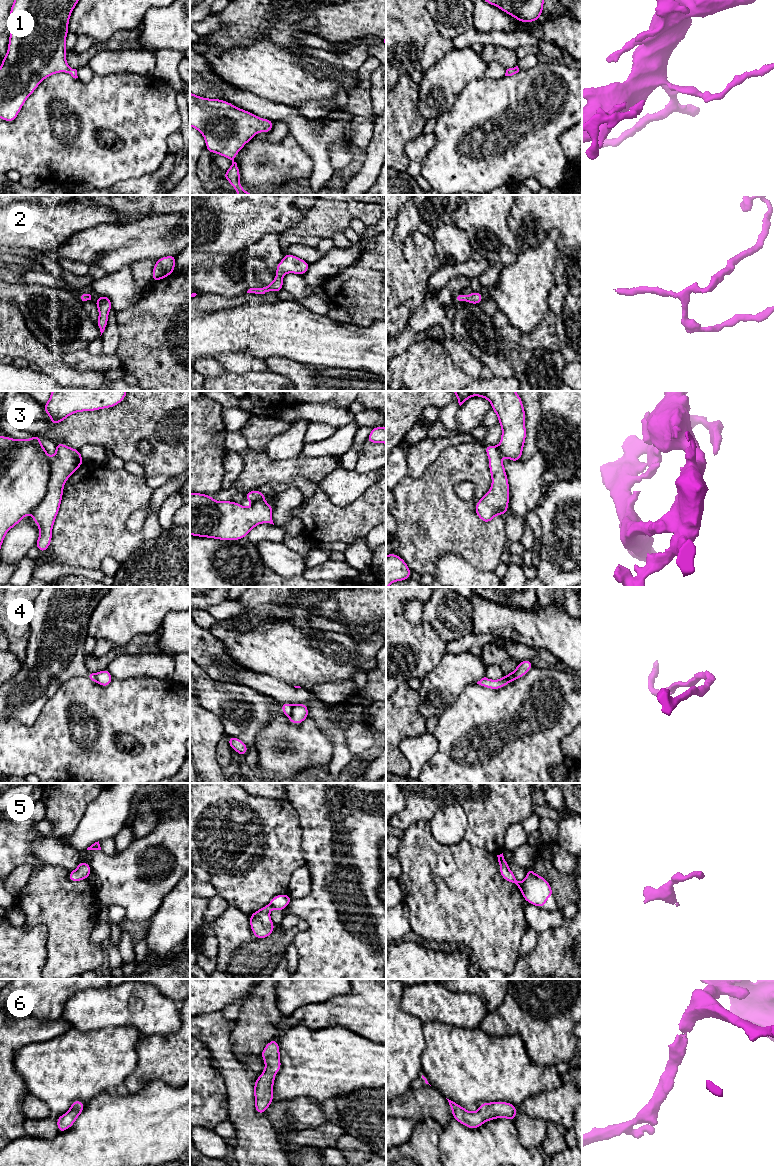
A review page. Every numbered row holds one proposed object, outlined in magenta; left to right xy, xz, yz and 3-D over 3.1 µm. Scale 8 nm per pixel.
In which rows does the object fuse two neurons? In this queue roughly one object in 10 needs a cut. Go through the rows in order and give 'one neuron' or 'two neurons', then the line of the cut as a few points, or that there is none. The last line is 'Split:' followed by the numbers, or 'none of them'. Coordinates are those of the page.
1: one neuron | no cut
2: one neuron | no cut
3: one neuron | no cut
4: two neurons | xz (293, 705), (292, 712), (288, 716)
5: one neuron | no cut
6: one neuron | no cut
Split: 4

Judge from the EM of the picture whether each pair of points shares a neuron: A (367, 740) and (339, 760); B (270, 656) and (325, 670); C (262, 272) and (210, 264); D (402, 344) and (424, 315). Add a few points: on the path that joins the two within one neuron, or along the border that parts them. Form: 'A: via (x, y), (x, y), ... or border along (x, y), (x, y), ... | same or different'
A: border along (345, 729), (346, 743), (353, 755) | different
B: via (284, 656), (311, 658) | same
C: via (249, 276), (242, 281), (235, 274), (223, 274) | same
D: via (407, 337), (420, 322) | same

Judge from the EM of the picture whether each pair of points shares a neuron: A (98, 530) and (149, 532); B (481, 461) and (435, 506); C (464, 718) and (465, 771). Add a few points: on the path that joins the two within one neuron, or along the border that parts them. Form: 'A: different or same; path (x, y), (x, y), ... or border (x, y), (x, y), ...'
A: same; path (111, 537), (136, 537)
B: same; path (467, 468), (463, 468), (439, 492)
C: same; path (459, 733), (449, 743), (446, 756), (450, 762)

